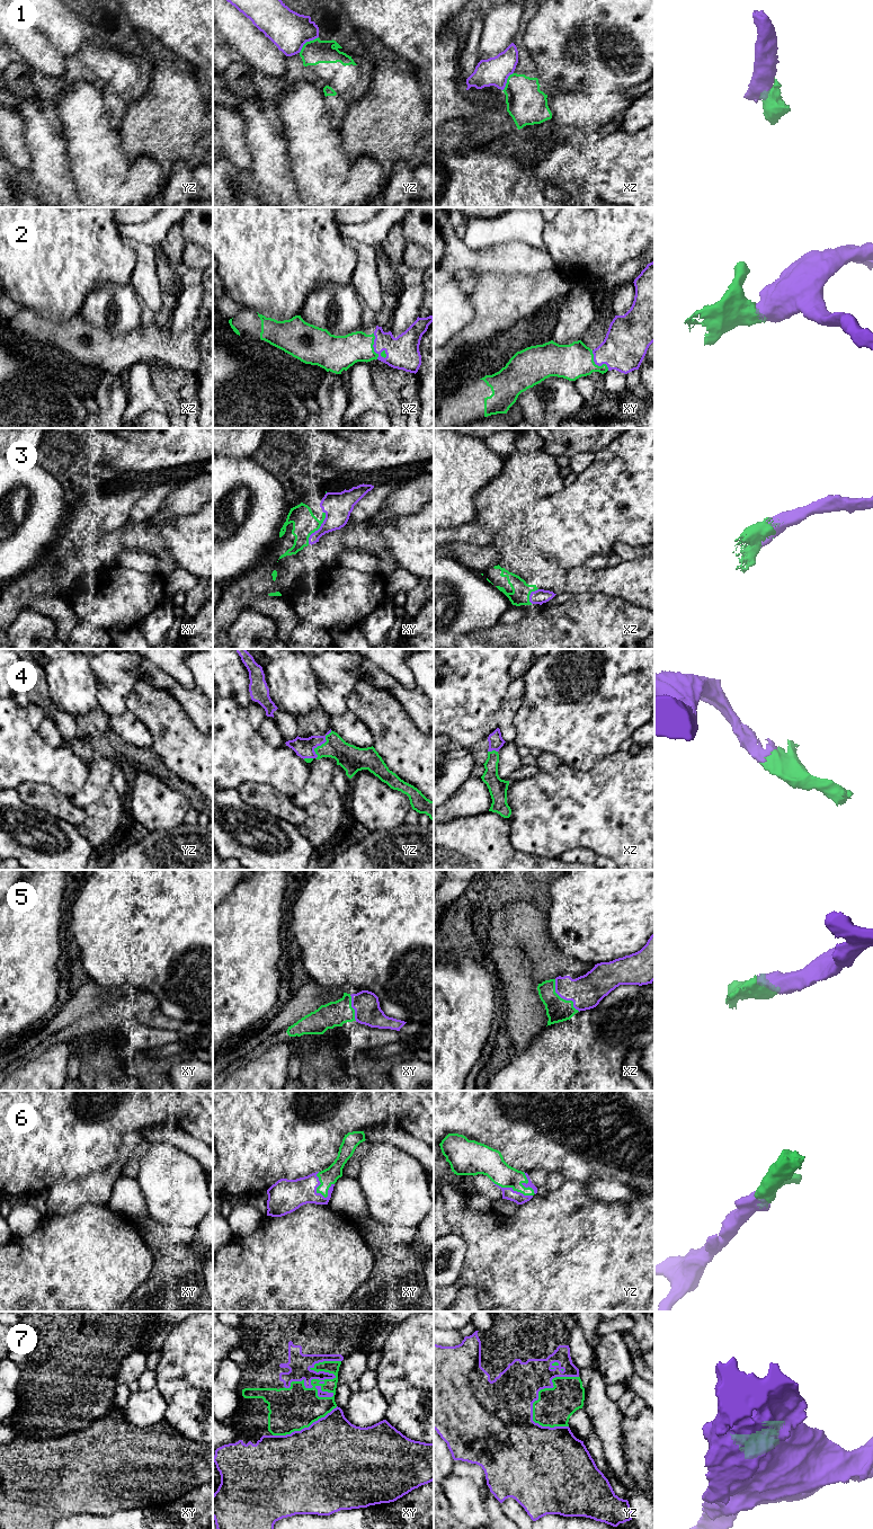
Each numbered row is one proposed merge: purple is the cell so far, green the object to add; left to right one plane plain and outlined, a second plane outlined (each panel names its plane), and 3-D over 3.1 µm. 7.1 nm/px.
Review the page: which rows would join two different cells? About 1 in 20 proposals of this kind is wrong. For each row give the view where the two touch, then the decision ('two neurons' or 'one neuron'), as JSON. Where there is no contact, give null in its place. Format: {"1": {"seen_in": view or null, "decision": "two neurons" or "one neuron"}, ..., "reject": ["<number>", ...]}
{"1": {"seen_in": "yz", "decision": "two neurons"}, "2": {"seen_in": "xz", "decision": "one neuron"}, "3": {"seen_in": "xy", "decision": "one neuron"}, "4": {"seen_in": "yz", "decision": "one neuron"}, "5": {"seen_in": "xz", "decision": "one neuron"}, "6": {"seen_in": "xy", "decision": "one neuron"}, "7": {"seen_in": "xy", "decision": "one neuron"}, "reject": ["1"]}

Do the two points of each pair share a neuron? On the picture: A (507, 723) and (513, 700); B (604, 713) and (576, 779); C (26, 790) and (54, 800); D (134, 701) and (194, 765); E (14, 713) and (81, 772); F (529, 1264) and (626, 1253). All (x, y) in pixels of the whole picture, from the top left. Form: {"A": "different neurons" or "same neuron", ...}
{"A": "same neuron", "B": "different neurons", "C": "same neuron", "D": "same neuron", "E": "same neuron", "F": "same neuron"}

